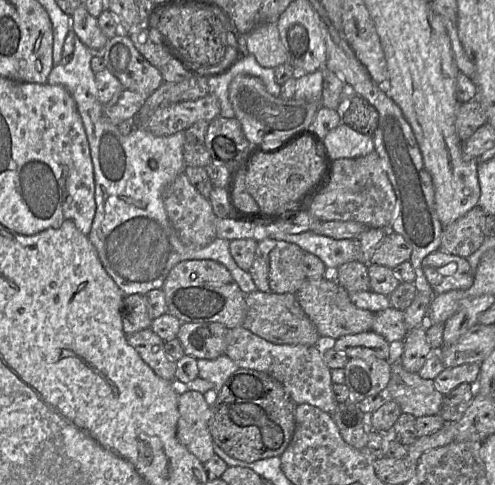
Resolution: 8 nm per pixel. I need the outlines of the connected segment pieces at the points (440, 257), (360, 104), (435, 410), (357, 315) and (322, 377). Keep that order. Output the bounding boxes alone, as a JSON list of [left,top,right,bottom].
[[422,248,473,294],[341,93,379,136],[385,363,444,417],[295,279,375,341],[225,327,338,413]]

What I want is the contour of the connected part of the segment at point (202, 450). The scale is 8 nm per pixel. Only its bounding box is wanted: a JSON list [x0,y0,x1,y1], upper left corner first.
[179,390,214,464]

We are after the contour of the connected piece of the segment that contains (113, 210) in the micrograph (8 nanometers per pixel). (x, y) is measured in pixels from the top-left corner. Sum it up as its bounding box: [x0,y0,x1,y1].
[47,37,258,296]

